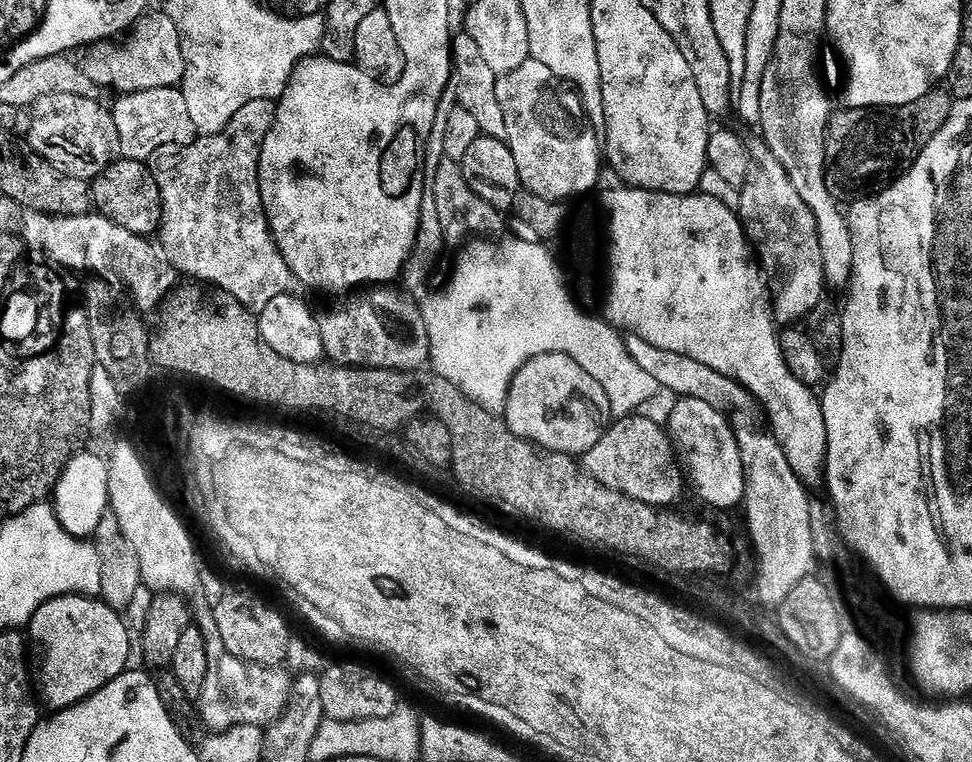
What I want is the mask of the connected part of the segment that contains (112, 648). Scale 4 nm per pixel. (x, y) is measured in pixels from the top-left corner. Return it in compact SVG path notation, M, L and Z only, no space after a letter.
M78 594L59 596L56 599L52 599L50 602L41 604L39 610L37 610L32 616L28 623L28 634L35 655L37 652L37 654L40 656L40 676L38 672L38 690L41 701L46 706L48 704L52 708L50 709L51 711L57 712L62 709L72 708L81 701L88 699L89 696L92 696L99 689L104 688L105 685L107 685L114 678L120 676L121 673L127 671L127 668L129 667L128 662L130 660L130 654L132 652L132 640L130 638L130 632L120 616L121 613L119 611L116 611L114 608L110 607L101 599L89 596L80 596Z

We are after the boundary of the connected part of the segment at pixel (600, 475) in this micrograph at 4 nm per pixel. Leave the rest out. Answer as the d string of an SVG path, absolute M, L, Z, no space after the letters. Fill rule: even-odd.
M637 414L617 419L609 428L606 435L582 457L582 467L588 475L593 476L598 482L602 482L610 490L620 492L623 496L634 498L638 502L653 504L655 508L668 508L676 506L680 495L686 488L686 476L682 471L682 465L677 457L676 449L672 446L672 438L663 427L654 422L647 421Z

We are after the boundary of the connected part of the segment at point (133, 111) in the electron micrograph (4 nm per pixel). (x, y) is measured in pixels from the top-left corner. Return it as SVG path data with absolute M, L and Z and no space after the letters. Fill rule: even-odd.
M180 88L131 92L121 95L117 100L120 101L114 106L111 105L110 111L114 126L118 126L119 155L125 160L148 162L165 150L190 144L197 139L198 133L190 119L190 109L186 106L186 98Z

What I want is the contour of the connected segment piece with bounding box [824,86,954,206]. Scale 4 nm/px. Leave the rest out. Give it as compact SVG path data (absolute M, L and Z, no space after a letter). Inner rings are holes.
M937 86L918 102L897 108L849 108L833 111L828 123L824 173L830 194L841 205L867 202L897 184L916 165L926 146L946 126L953 106L952 93Z

